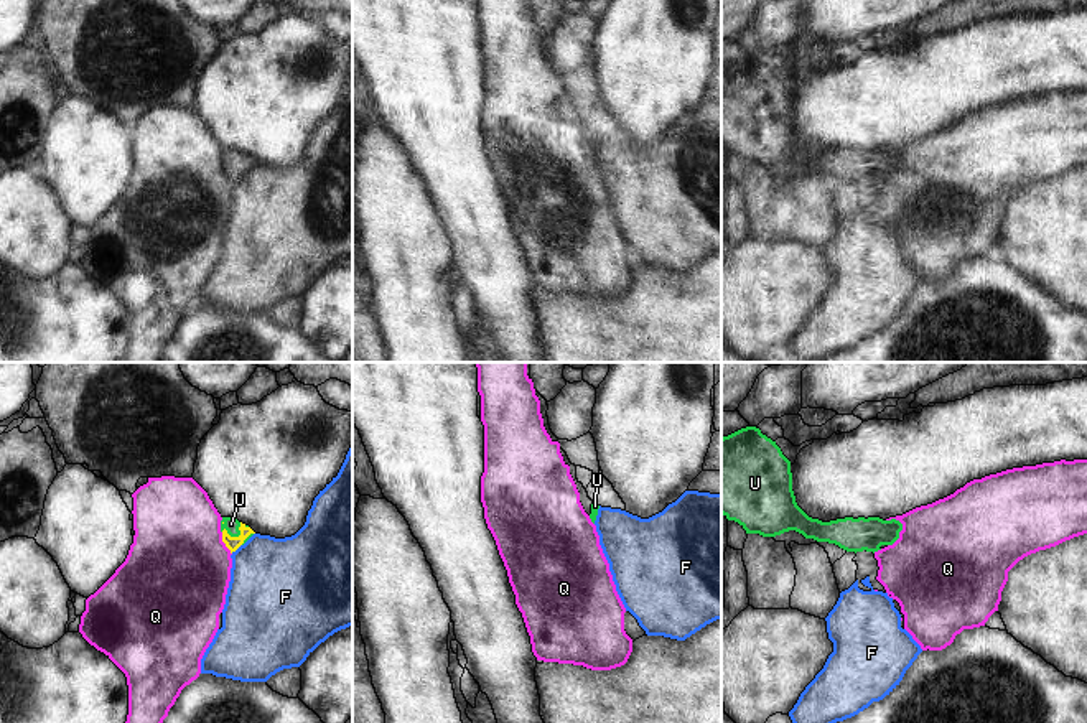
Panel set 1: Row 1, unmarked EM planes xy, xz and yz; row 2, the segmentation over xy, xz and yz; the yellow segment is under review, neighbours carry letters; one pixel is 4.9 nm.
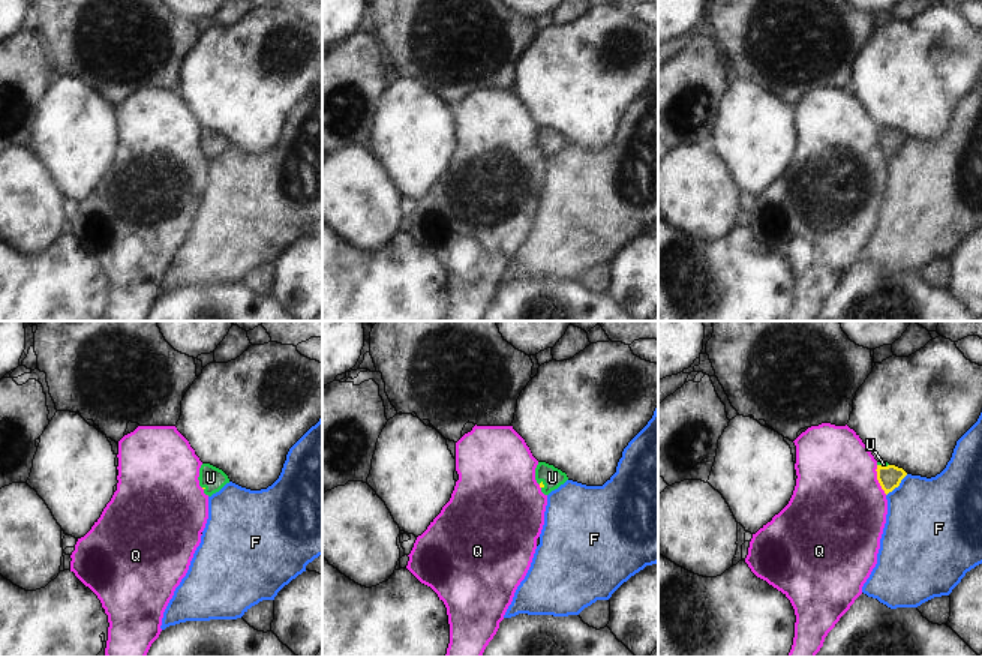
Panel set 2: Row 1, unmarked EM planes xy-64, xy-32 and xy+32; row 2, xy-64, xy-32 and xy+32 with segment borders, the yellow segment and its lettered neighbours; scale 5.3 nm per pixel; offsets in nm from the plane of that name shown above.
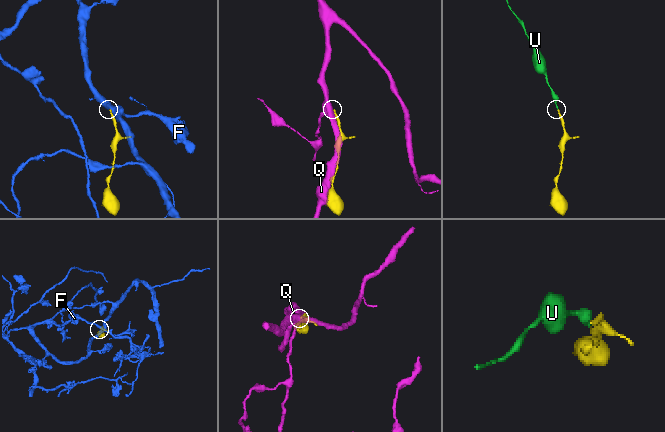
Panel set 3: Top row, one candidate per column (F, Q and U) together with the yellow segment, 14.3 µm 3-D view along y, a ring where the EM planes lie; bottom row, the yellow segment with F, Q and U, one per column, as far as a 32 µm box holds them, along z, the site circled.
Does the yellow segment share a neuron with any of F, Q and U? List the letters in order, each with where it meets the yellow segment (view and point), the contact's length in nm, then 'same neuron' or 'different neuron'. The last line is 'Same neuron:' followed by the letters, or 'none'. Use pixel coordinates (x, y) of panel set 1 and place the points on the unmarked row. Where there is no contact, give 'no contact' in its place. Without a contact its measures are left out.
F: xy (236, 180) | 70 nm | different neuron
Q: xy (224, 173) | 120 nm | different neuron
U: xy (236, 168) | 110 nm | same neuron
Same neuron: U

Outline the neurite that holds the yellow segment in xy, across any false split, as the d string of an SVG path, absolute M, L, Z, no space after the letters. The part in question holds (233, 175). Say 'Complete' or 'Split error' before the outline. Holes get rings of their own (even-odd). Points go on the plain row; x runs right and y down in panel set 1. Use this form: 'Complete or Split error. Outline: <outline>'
Split error. Outline: M222 148L221 152L222 173L232 183L244 176L255 163L239 153L236 148Z

